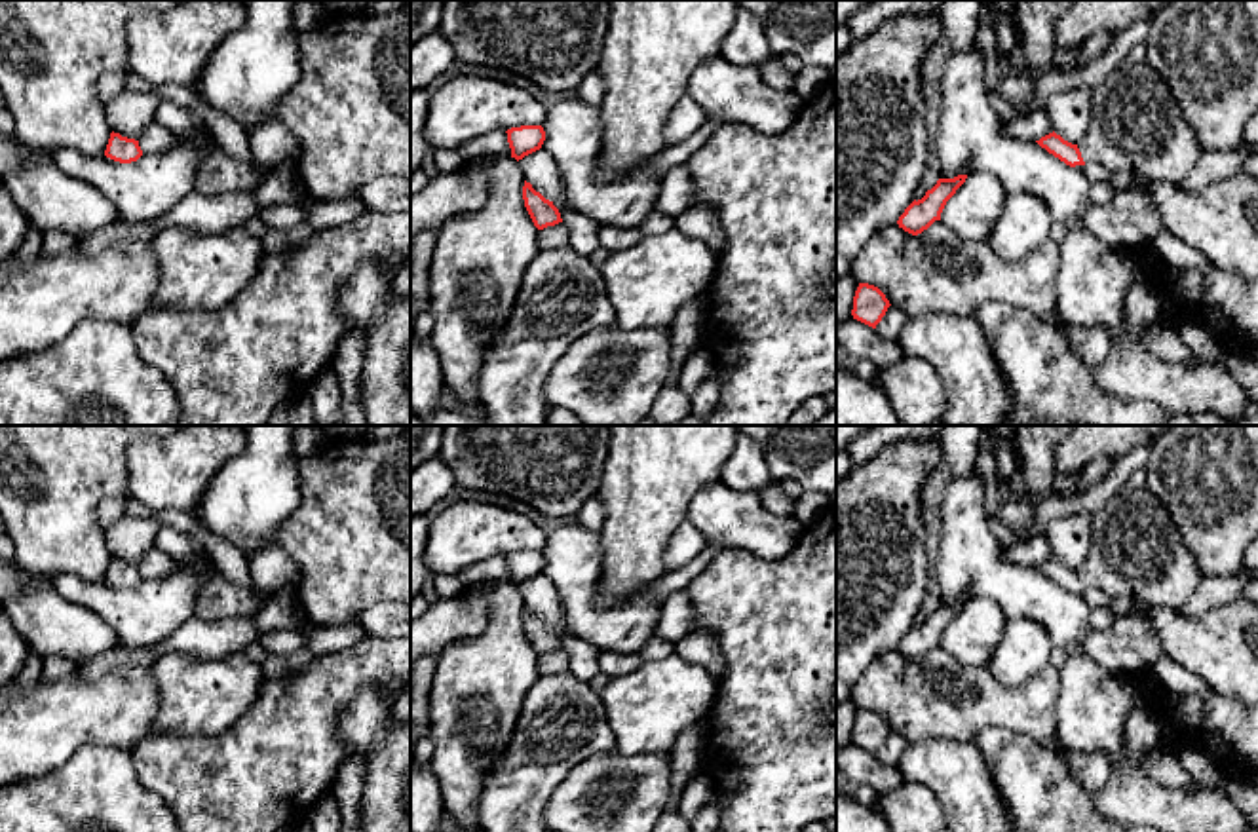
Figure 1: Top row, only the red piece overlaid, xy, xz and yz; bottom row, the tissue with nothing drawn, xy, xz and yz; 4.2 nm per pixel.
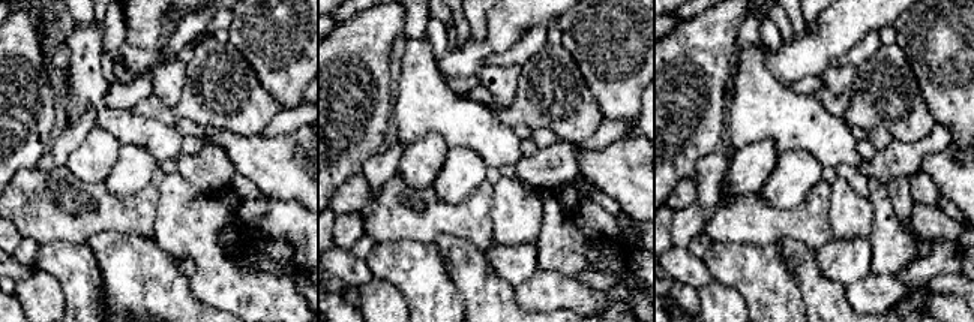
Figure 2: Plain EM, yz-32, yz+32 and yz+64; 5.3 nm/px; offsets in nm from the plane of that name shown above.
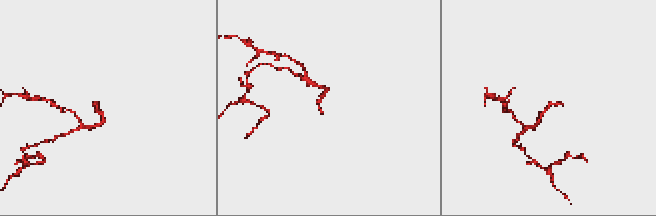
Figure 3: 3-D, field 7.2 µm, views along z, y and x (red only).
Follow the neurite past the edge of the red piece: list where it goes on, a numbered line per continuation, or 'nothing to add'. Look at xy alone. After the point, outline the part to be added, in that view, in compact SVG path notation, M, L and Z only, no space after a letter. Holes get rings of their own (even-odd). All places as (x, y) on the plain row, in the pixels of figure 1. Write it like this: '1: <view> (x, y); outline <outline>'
nothing to add

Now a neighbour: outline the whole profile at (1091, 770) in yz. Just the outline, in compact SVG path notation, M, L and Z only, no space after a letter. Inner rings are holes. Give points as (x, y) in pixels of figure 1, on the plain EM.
M1060 748L1060 752L1070 775L1079 786L1096 792L1108 783L1112 766L1104 752L1077 752L1066 748Z

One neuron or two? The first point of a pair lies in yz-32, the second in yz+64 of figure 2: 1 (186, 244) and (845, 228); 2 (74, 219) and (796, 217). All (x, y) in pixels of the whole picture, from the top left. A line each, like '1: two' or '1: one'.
1: one
2: one

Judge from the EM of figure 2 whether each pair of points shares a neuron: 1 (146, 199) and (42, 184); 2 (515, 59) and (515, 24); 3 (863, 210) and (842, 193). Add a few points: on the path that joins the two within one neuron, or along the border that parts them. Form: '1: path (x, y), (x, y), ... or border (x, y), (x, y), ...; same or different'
1: path (120, 208), (68, 208); same
2: border (544, 24), (485, 62); different
3: path (859, 210), (847, 198); same

